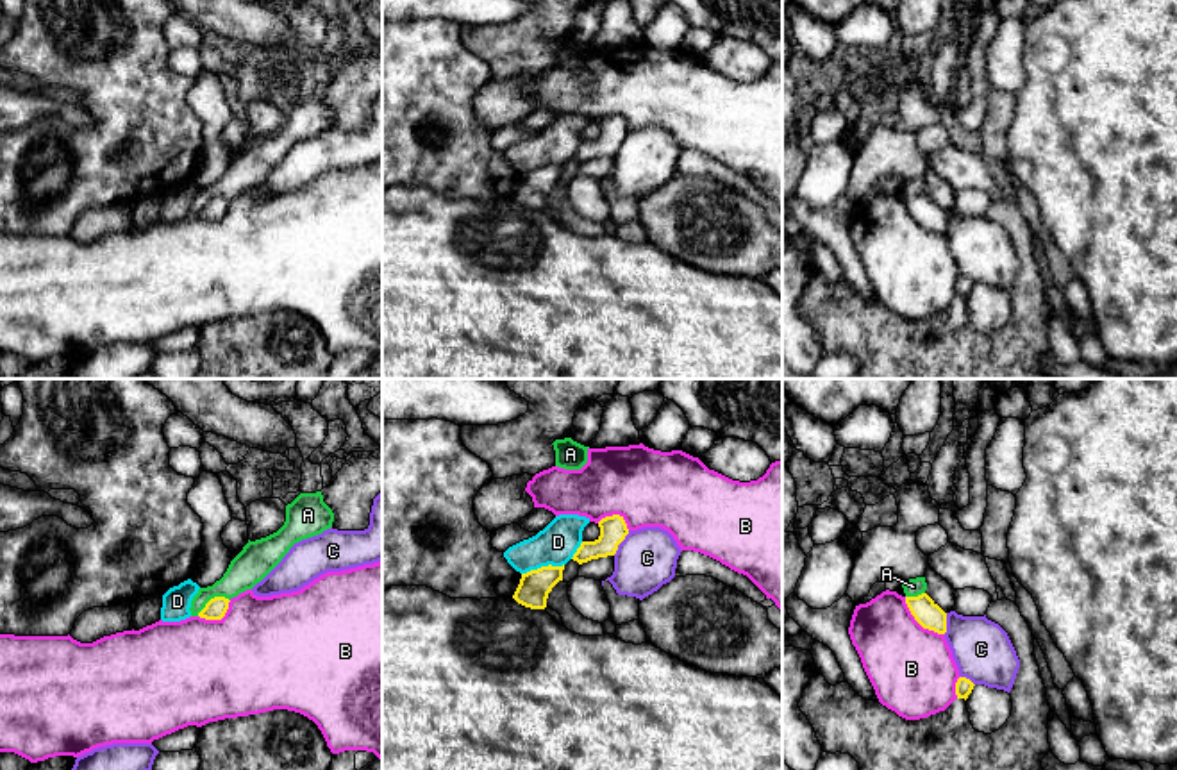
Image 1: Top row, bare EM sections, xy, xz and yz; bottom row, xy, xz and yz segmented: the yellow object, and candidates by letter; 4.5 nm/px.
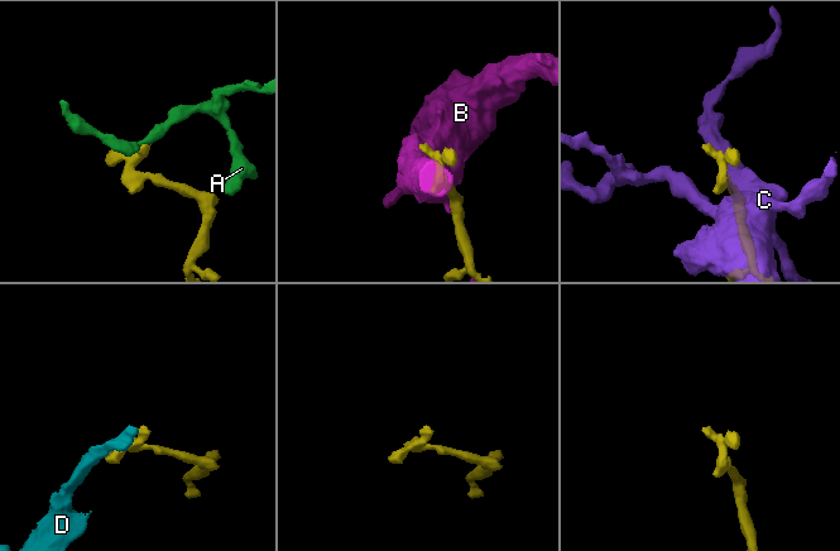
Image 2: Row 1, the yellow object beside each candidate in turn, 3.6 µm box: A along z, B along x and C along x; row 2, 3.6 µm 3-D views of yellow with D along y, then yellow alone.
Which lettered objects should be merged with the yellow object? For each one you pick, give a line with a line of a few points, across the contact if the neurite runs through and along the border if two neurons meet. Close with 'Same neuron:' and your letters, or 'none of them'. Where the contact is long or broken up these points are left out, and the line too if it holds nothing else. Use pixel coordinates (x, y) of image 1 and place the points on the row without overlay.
Same neuron: none of them

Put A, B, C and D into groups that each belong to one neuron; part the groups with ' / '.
A / B / C / D

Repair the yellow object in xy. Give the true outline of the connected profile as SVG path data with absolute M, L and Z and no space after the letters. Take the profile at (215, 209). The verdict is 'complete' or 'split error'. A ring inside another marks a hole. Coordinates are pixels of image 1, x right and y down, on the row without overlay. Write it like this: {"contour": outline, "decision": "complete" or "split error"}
{"contour": "M214 197L205 204L198 216L205 220L221 220L229 209L229 202L230 200L225 197Z", "decision": "complete"}

